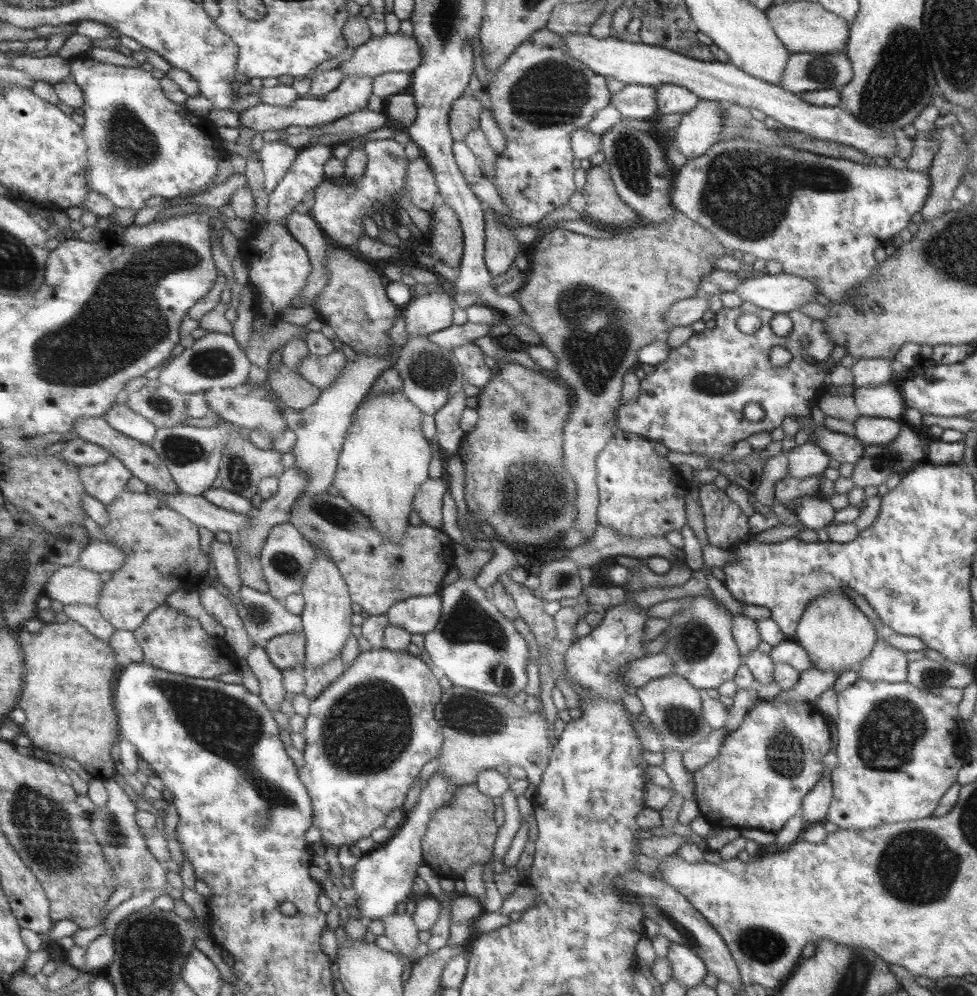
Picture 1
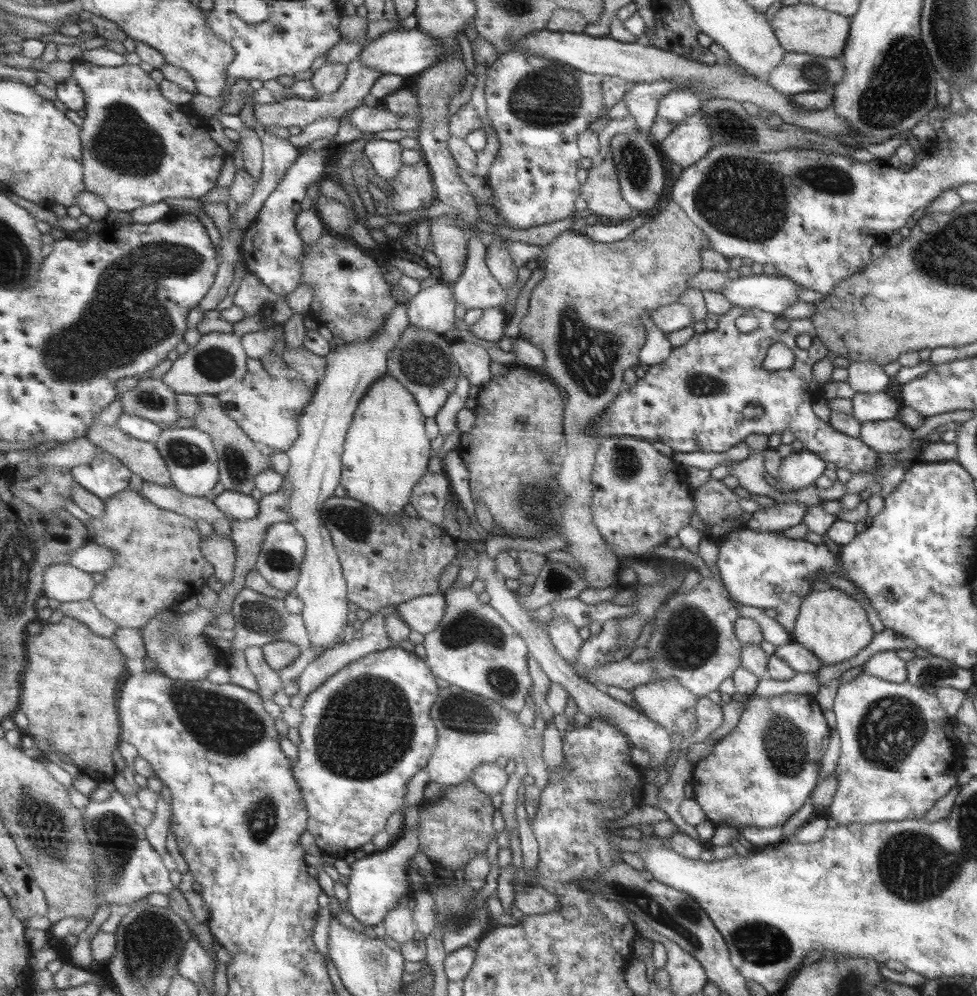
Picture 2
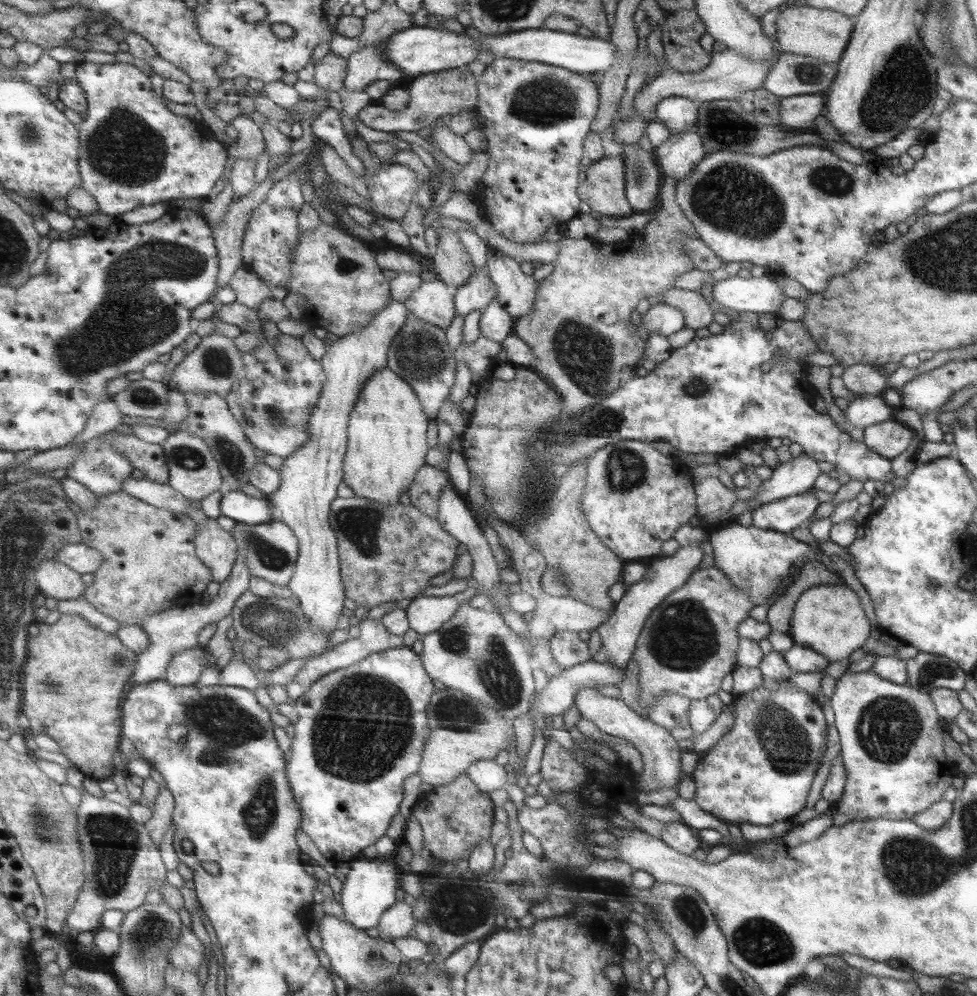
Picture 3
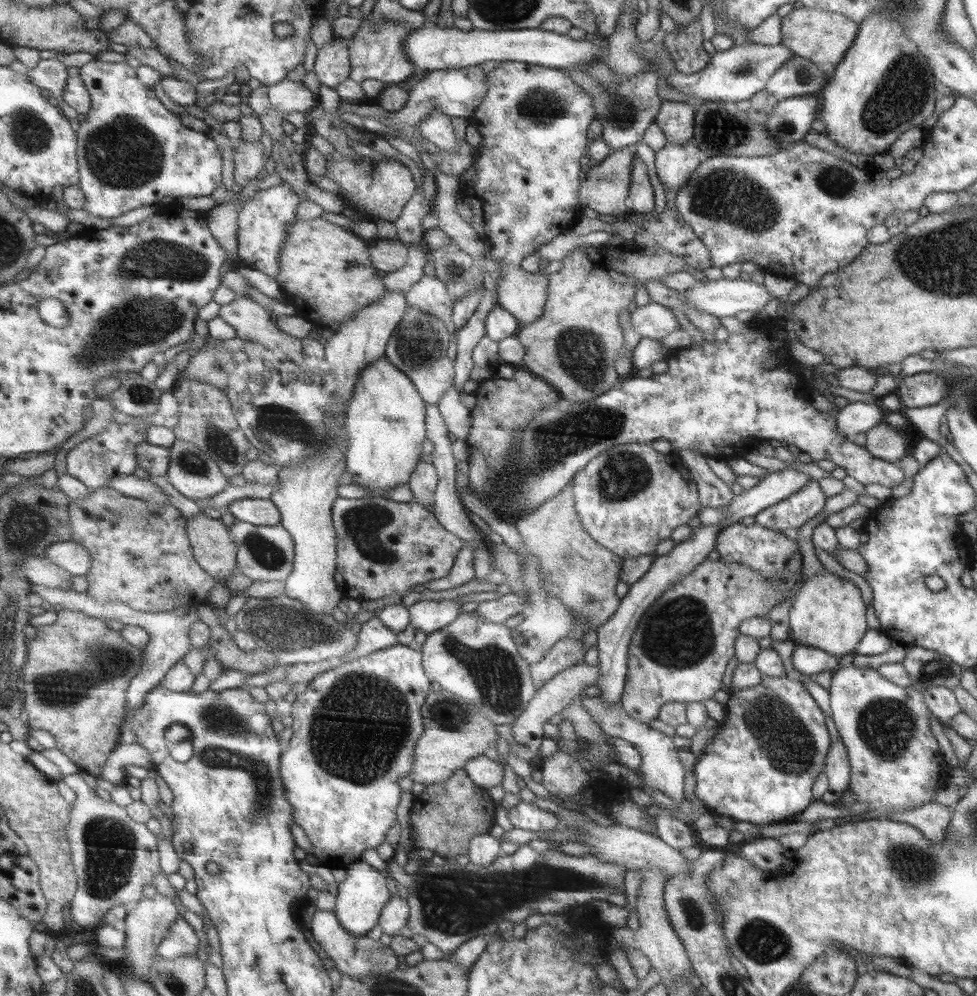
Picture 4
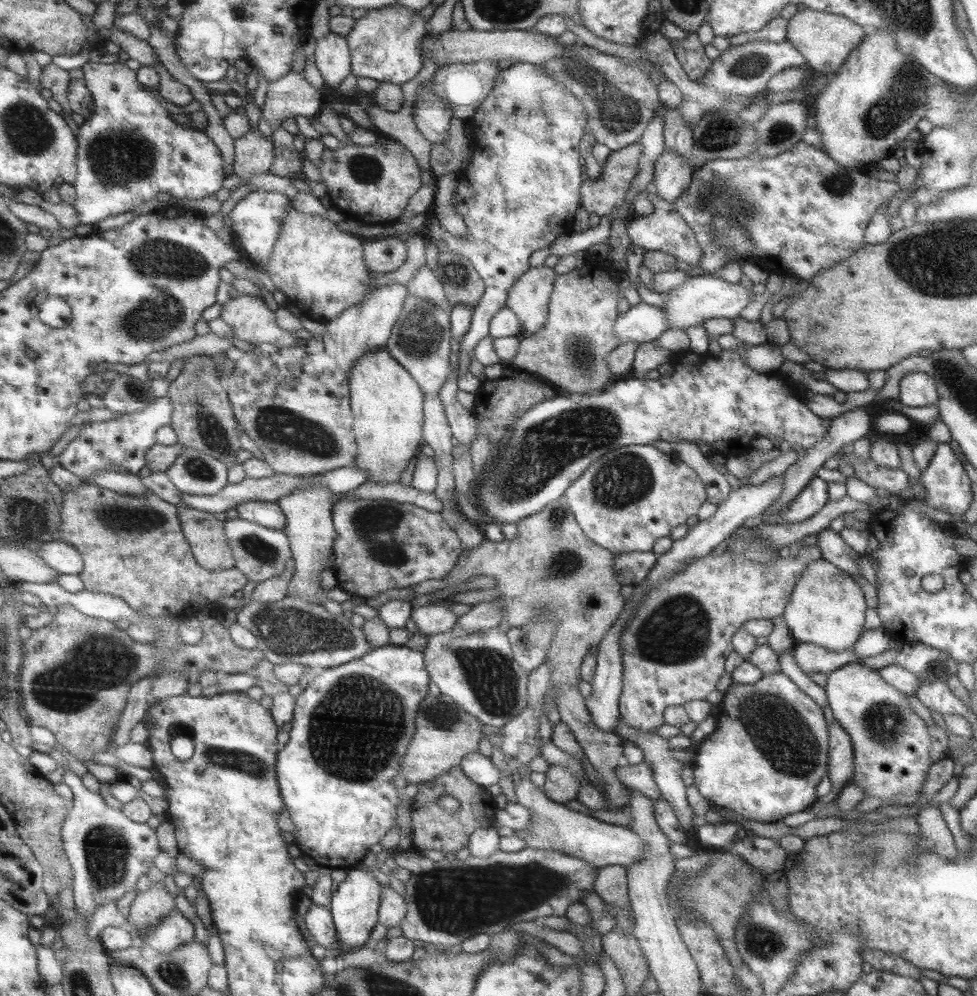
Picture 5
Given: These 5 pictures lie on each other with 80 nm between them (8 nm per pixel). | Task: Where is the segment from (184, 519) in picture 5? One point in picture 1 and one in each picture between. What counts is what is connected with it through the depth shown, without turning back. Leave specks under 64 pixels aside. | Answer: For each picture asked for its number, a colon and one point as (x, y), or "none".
1: (225, 562)
2: (219, 551)
3: (214, 547)
4: (213, 548)

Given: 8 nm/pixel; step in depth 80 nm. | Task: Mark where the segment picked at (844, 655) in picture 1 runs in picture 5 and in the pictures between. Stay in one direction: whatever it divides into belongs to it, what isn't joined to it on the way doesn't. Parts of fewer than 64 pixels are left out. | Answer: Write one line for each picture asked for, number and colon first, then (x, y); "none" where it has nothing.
2: (833, 626)
3: (828, 618)
4: (828, 612)
5: (826, 607)

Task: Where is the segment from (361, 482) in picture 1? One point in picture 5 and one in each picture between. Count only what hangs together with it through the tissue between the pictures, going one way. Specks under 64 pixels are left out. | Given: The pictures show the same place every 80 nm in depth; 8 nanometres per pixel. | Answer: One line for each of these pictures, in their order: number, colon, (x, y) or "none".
2: (385, 453)
3: (386, 444)
4: (384, 420)
5: (386, 404)

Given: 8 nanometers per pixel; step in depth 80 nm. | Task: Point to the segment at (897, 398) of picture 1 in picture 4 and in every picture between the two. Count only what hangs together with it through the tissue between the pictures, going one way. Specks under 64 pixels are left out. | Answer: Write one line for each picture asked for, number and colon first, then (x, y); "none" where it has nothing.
2: (867, 406)
3: (864, 410)
4: (856, 417)

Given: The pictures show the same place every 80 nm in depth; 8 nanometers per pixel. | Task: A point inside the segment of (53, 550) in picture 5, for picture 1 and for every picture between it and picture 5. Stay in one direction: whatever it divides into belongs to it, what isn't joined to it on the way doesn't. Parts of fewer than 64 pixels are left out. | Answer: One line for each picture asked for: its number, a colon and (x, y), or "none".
1: (99, 556)
2: (91, 557)
3: (79, 557)
4: (68, 555)

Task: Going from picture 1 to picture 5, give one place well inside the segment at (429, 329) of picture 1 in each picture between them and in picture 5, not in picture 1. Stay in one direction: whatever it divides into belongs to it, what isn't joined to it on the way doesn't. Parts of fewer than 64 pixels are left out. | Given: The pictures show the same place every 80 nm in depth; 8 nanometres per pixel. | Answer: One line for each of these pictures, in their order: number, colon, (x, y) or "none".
2: (431, 308)
3: (432, 302)
4: (429, 295)
5: (425, 285)

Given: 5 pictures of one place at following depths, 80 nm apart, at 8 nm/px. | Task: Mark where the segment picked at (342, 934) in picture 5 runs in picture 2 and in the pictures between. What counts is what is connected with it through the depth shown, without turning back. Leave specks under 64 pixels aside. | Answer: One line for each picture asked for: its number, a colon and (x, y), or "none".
2: (377, 881)
3: (369, 889)
4: (359, 898)

